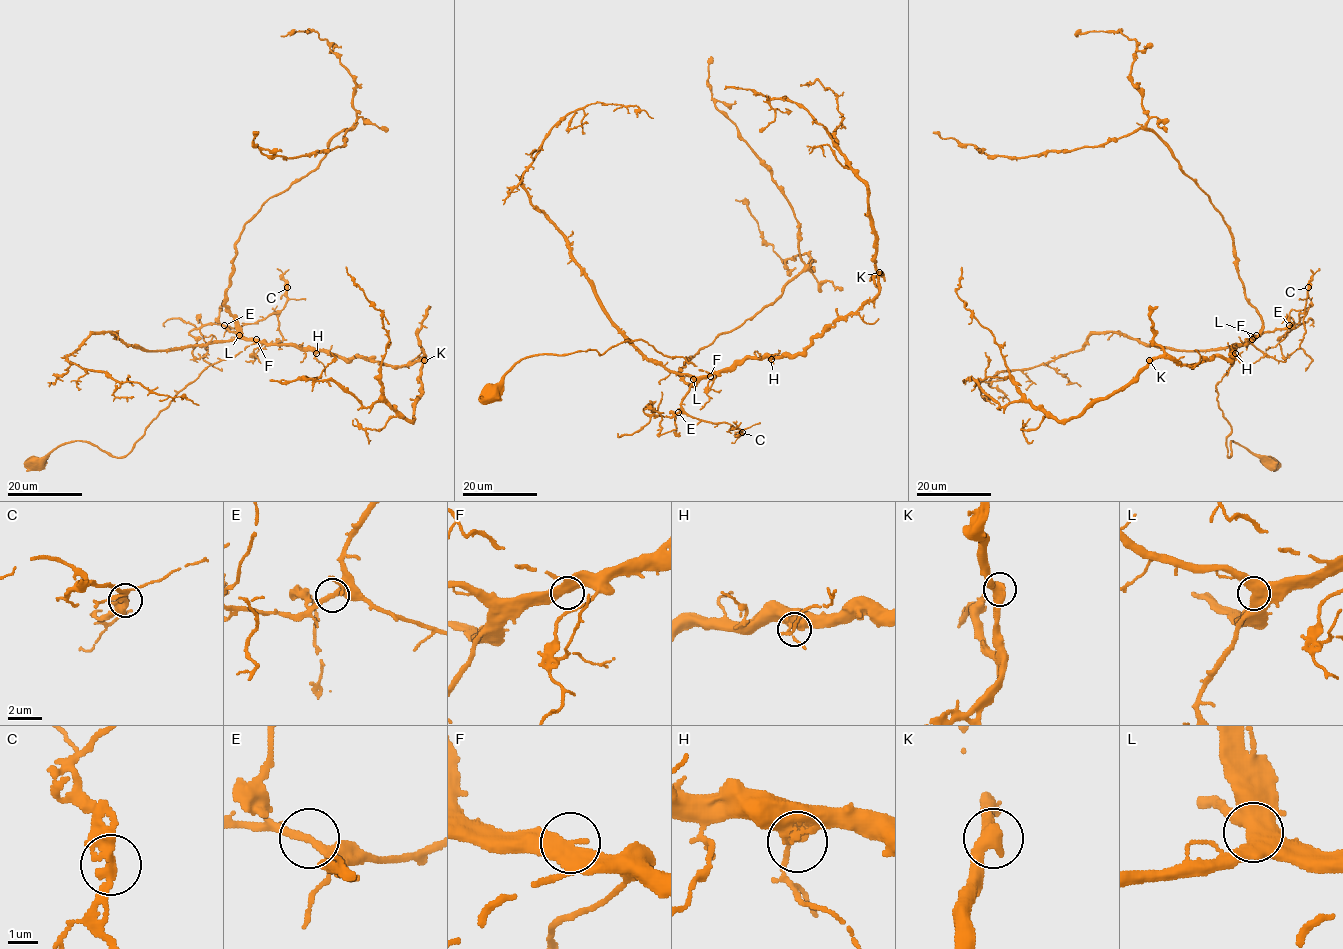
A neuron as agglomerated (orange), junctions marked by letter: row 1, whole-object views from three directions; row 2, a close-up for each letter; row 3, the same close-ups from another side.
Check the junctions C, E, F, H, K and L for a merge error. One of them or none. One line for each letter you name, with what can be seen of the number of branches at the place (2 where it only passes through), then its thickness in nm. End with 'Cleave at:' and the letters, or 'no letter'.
Cleave at: no letter

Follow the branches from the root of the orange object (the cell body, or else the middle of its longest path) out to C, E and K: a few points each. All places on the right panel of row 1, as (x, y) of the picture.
C: (1268, 462), (1233, 440), (1228, 456), (1232, 426), (1219, 408), (1216, 385), (1252, 340), (1298, 323), (1308, 288)
E: (1268, 462), (1233, 440), (1228, 456), (1232, 426), (1219, 408), (1216, 385), (1252, 340), (1289, 325)
K: (1268, 462), (1233, 440), (1228, 456), (1232, 426), (1217, 399), (1216, 385), (1248, 343), (1191, 366), (1149, 361)

